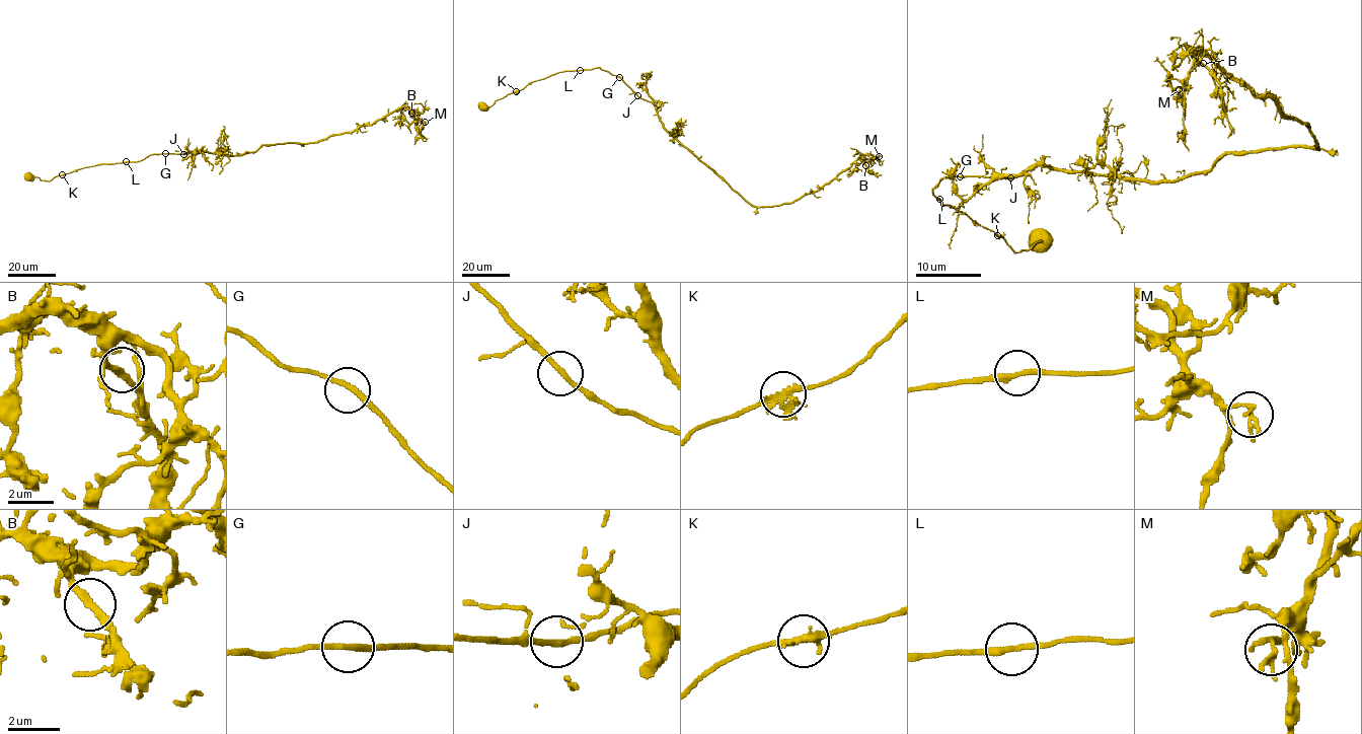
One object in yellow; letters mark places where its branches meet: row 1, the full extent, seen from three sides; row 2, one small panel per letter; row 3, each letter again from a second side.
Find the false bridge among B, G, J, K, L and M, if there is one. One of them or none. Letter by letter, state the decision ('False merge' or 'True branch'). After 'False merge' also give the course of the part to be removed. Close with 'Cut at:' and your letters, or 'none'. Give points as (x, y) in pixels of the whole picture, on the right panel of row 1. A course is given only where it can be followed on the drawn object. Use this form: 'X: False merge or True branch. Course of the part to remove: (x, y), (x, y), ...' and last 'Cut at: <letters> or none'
B: True branch
G: True branch
J: True branch
K: True branch
L: True branch
M: True branch
Cut at: none

